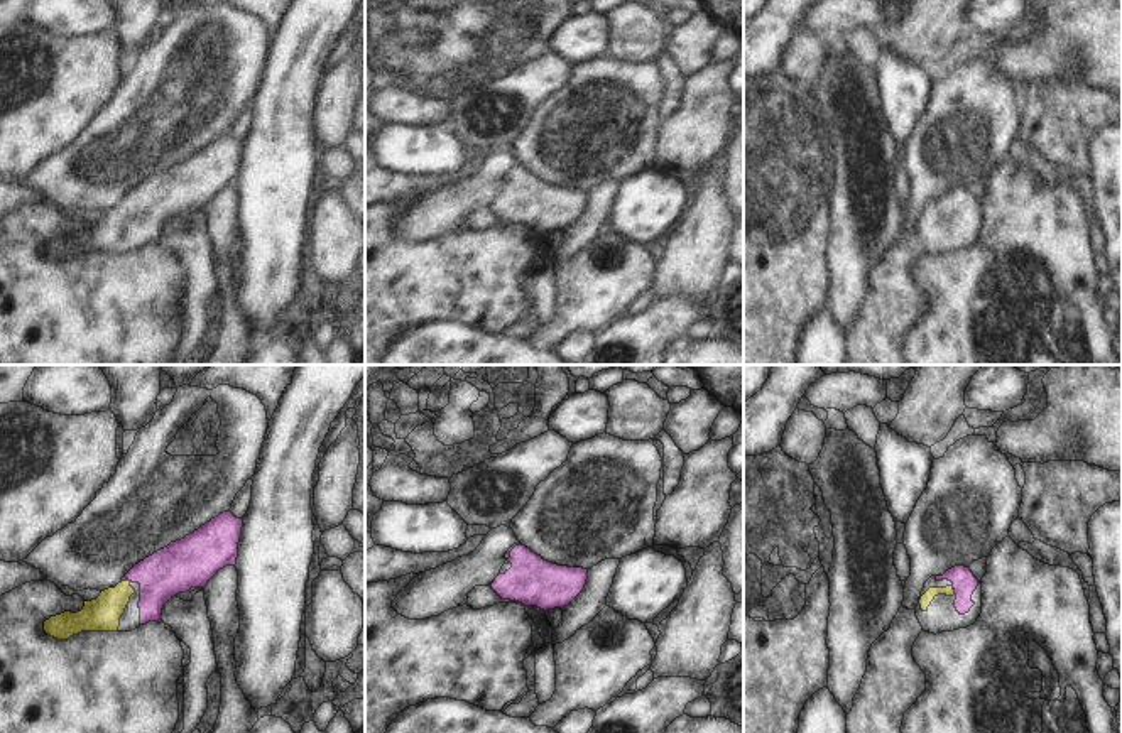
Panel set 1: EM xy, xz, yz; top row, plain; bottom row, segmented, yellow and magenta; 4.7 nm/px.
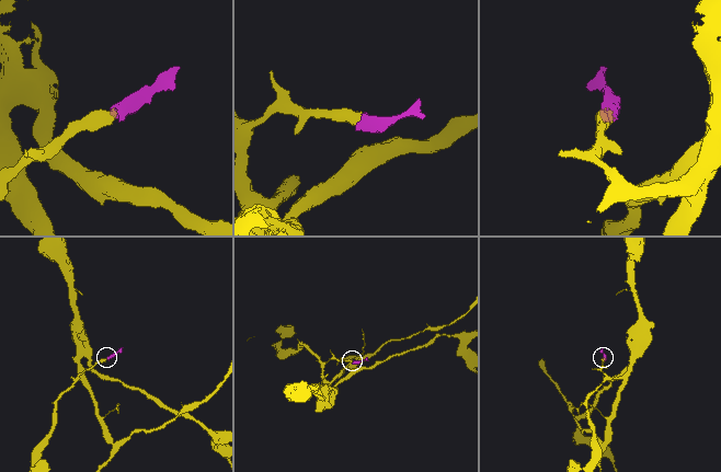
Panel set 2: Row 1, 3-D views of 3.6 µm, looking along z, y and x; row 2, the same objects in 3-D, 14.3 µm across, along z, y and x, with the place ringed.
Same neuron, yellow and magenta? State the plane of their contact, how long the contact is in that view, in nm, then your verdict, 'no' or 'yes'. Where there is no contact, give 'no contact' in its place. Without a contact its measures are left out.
yz | 40 nm | yes

